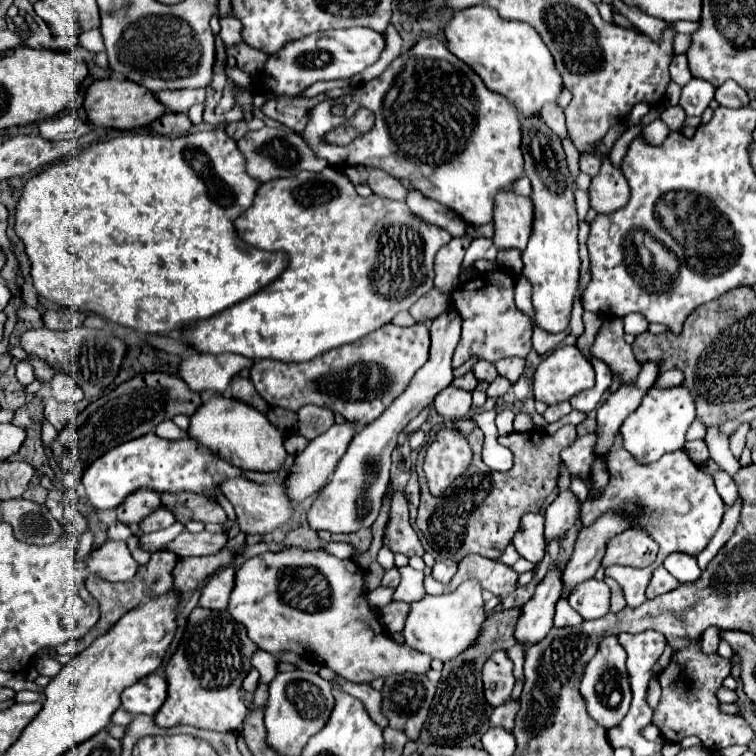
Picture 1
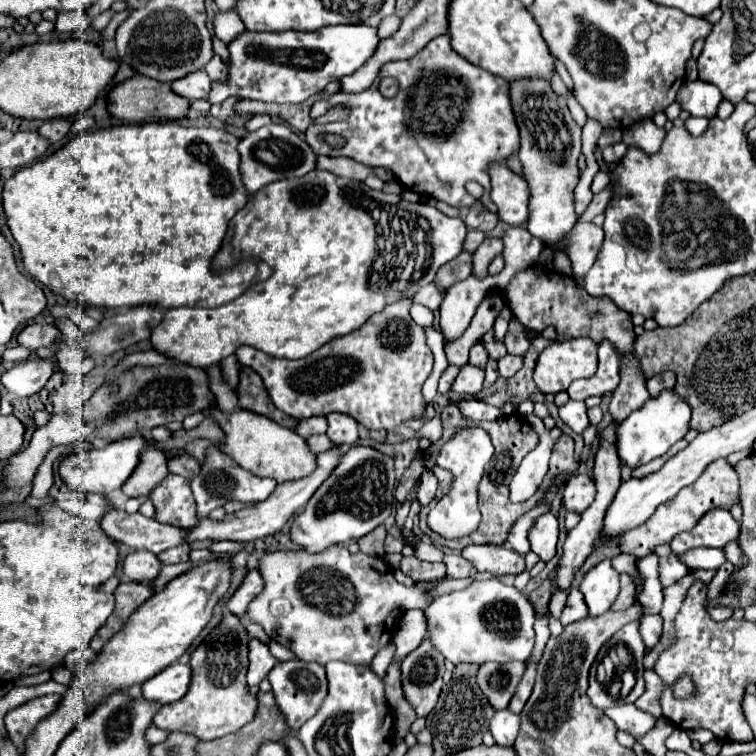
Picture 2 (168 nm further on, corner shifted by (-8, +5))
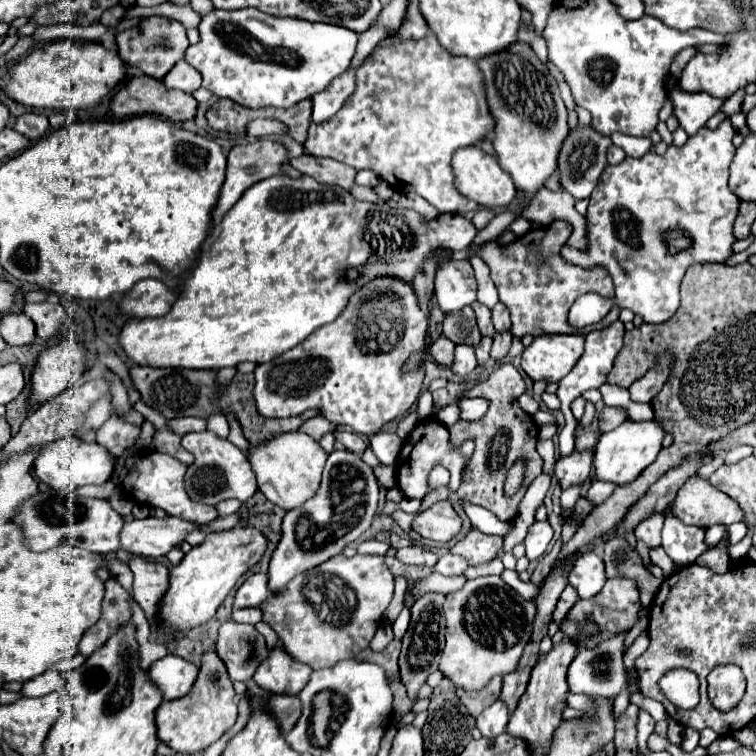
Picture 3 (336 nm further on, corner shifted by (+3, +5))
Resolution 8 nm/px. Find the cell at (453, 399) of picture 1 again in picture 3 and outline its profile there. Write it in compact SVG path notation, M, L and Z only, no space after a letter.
M457 346L455 348L455 362L451 366L453 374L457 376L469 376L477 366L475 350L471 346Z

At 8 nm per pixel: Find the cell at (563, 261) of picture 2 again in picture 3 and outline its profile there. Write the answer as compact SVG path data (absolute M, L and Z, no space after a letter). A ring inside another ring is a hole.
M725 118L717 130L709 130L709 128L701 128L695 136L691 136L683 146L673 146L669 144L667 146L667 152L663 156L655 154L653 150L647 152L643 158L635 160L635 158L625 158L621 164L615 164L615 166L607 166L599 178L599 184L597 188L593 190L591 194L591 202L589 202L589 210L587 210L587 222L589 222L589 248L587 252L577 252L569 246L563 246L561 248L561 256L573 264L573 266L579 266L583 270L591 270L595 266L599 268L605 268L609 272L609 276L613 278L613 284L615 284L615 304L619 308L627 308L635 314L639 314L645 322L649 324L663 324L665 320L669 320L677 310L679 310L679 286L681 286L681 280L687 272L687 268L691 264L697 264L697 262L727 262L727 258L731 258L735 252L733 252L733 242L735 242L735 236L733 236L733 224L735 224L735 218L739 214L739 204L741 200L729 190L727 186L727 178L729 178L729 164L735 156L735 146L731 142L735 130L731 126L731 120ZM689 240L689 246L683 248L683 250L675 250L673 254L673 242L687 242Z

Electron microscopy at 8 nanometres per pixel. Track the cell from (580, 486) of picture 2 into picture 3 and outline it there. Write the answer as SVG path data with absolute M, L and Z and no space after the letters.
M591 450L585 452L573 452L567 458L557 460L555 464L555 476L557 482L561 486L561 490L567 490L571 486L579 486L589 478L589 470L591 470Z

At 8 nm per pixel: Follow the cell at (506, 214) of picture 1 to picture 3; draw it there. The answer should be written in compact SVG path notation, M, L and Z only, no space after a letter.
M461 148L453 156L453 172L455 172L455 186L463 196L475 200L479 206L485 208L507 208L515 200L515 186L507 172L501 170L497 160L483 152L481 148Z

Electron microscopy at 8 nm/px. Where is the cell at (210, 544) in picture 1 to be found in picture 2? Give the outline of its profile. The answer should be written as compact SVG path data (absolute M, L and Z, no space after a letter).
M108 510L98 520L100 530L114 542L126 544L132 550L148 550L160 554L172 546L184 544L184 530L176 526L160 524L152 518L136 514L126 514L124 510Z

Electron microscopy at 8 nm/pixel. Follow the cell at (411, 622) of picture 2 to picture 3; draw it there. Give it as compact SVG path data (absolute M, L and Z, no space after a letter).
M403 608L399 618L393 622L393 632L395 632L395 638L401 640L403 634L407 632L407 626L409 626L409 620L411 620L411 610L409 608Z

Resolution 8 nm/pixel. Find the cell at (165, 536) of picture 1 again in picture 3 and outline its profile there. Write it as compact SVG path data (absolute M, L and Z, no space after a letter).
M209 430L189 432L181 438L181 444L195 456L195 462L185 472L185 490L191 500L215 506L221 500L235 498L239 502L247 502L255 496L257 482L255 482L251 464L249 464L247 456L235 444L231 444L225 438L215 436Z

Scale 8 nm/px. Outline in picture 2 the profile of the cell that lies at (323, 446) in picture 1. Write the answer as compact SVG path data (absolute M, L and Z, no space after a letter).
M332 448L328 452L322 452L318 454L318 468L302 478L302 480L294 480L294 482L284 482L284 484L278 484L276 490L272 492L272 496L268 496L268 500L264 502L258 502L258 504L252 504L252 506L246 506L244 510L240 512L234 512L234 514L226 514L224 520L216 522L216 520L210 520L210 518L204 518L204 520L198 520L198 524L194 528L188 528L188 544L196 542L196 540L212 540L212 542L220 542L220 540L232 540L232 542L252 542L252 540L258 540L258 538L264 538L268 534L276 534L298 510L304 508L304 504L310 500L310 496L316 492L316 488L332 474L332 470L338 466L338 460L340 460L340 448Z

